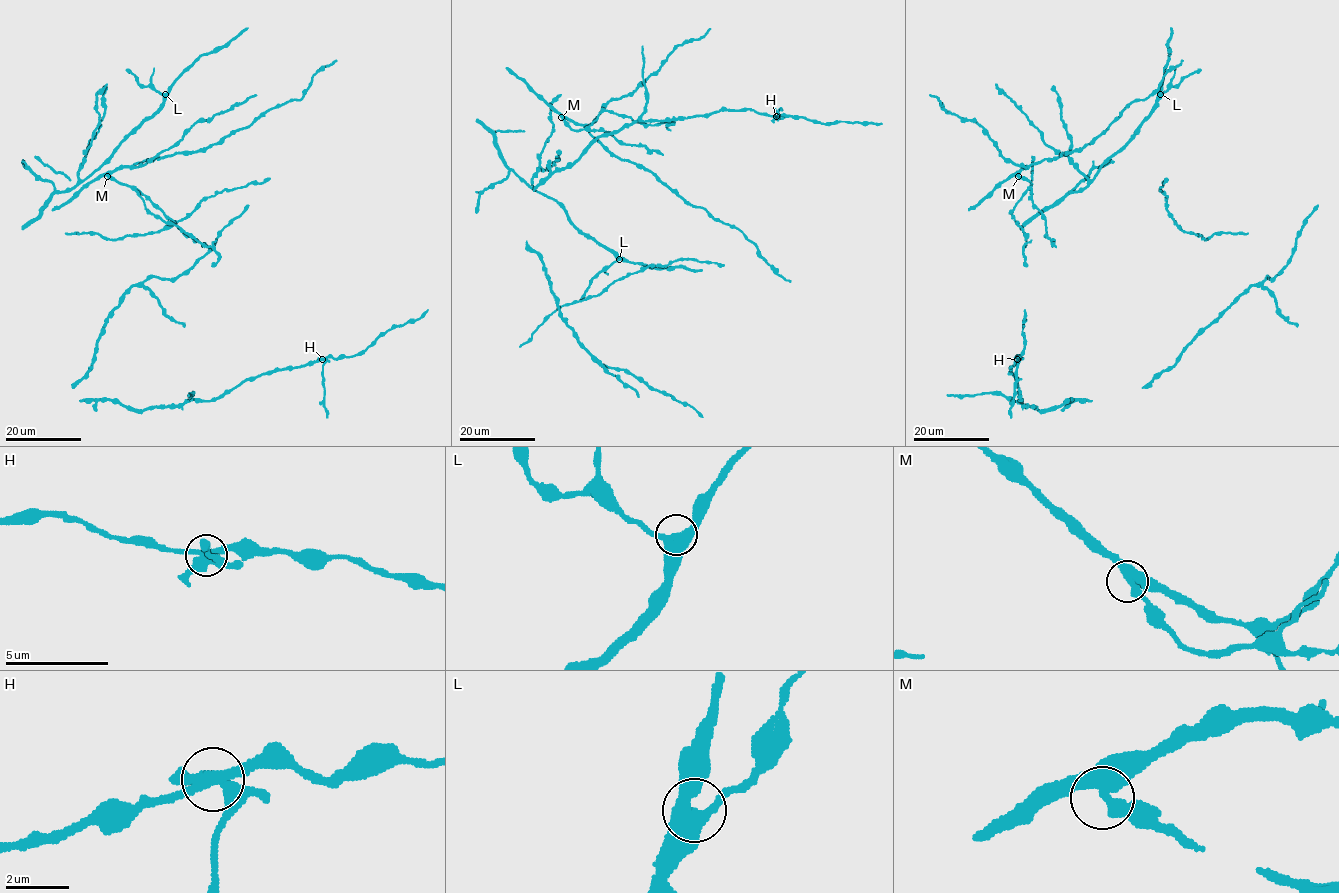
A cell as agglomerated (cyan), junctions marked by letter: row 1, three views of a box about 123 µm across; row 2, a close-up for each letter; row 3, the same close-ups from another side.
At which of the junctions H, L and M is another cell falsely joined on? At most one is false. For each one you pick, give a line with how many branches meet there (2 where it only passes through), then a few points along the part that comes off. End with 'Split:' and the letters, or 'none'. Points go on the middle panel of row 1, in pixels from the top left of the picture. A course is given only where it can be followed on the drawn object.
H: Branches: 4
Split: H

